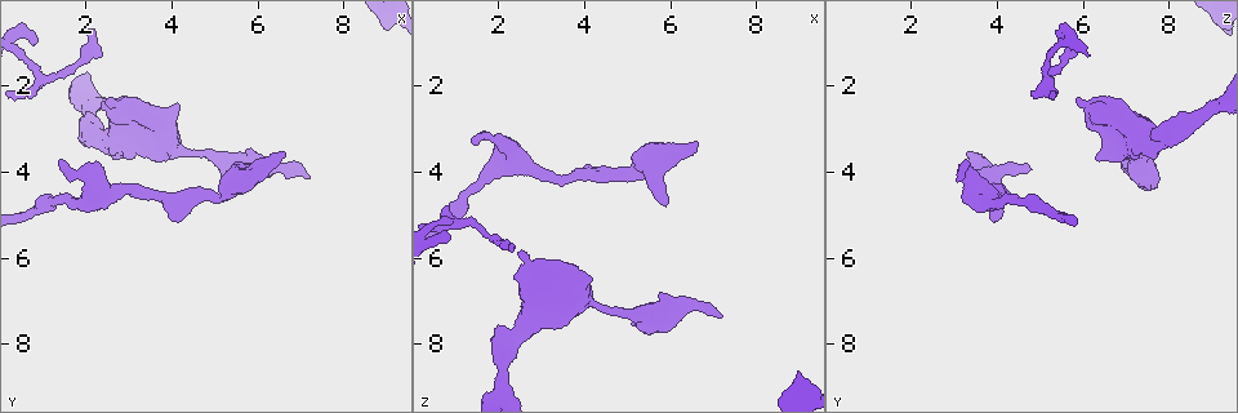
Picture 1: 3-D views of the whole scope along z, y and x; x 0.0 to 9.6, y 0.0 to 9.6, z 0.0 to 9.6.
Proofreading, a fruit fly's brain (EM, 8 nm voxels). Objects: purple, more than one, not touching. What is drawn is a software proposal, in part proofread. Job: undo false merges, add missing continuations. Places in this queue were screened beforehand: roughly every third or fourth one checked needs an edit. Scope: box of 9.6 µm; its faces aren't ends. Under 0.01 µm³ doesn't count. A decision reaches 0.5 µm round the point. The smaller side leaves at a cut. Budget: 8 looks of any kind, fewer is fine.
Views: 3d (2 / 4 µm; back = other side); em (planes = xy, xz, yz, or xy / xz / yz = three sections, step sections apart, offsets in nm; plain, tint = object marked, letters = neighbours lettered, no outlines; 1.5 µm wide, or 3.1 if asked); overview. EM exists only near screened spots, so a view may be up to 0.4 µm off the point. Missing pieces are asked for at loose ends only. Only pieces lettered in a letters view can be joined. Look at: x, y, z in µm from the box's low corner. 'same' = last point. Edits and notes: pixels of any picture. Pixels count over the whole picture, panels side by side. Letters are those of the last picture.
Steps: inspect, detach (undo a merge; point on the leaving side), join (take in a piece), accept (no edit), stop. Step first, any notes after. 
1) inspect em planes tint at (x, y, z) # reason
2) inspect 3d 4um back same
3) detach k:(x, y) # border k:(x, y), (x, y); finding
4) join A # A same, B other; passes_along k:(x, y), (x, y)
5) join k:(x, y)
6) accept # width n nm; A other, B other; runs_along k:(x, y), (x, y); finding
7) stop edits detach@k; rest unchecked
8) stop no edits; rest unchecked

inspect em planes tint at (5.95, 4.00, 4.75) # an open end

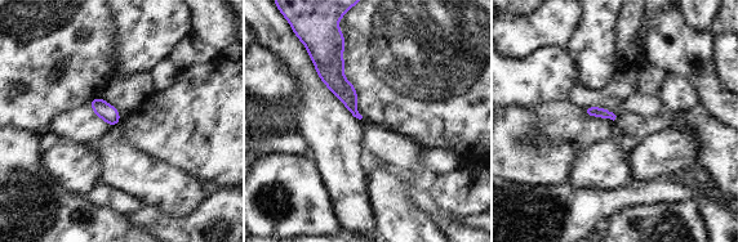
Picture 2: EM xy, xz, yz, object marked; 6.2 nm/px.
inspect em planes letters same

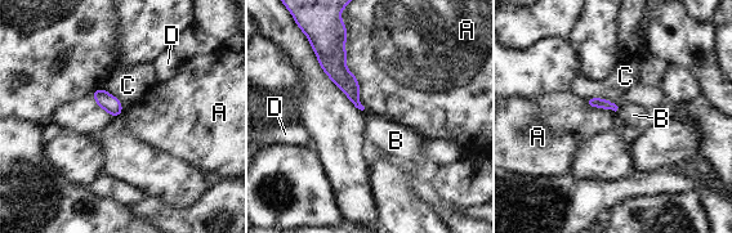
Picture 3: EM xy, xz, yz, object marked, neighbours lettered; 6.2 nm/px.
accept # A other, B other, C other, D other; border 3:(619, 107), (615, 111); no lettered piece goes on from it

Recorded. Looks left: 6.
inspect em planes letters at (2.05, 0.70, 5.80) # an open end

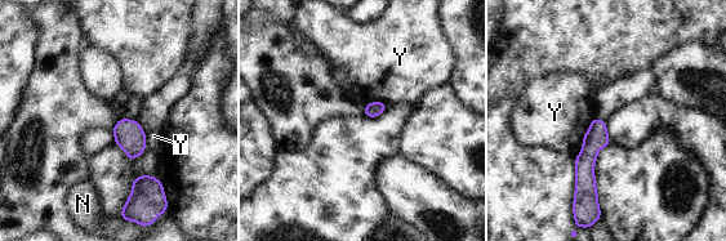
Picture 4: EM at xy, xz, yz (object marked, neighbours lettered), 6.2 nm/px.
accept # width 100 nm; N other, Y other; border 4:(388, 105), (369, 102), (364, 106); no lettered piece goes on from it

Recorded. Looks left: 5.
inspect 3d 2um at (0.70, 2.25, 4.90) # an open end

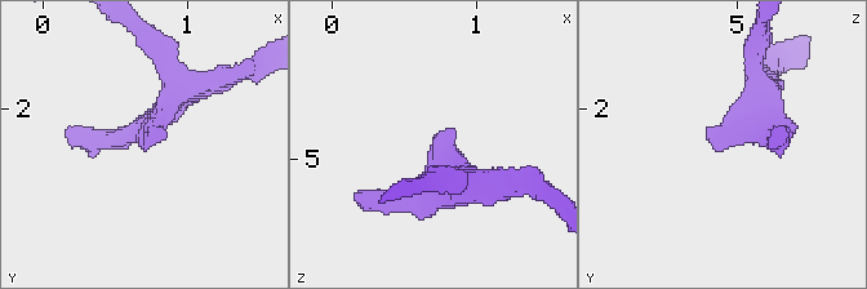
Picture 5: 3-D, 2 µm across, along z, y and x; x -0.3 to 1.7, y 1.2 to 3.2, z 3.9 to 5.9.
inspect em planes tint at (0.72, 2.28, 4.88) # now the EM

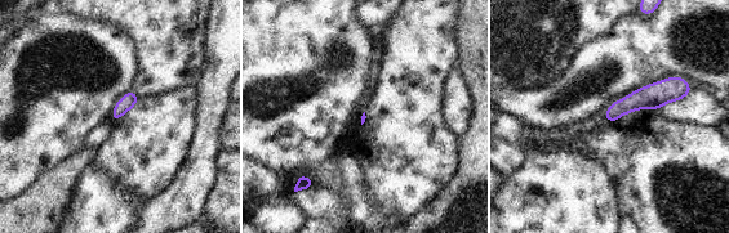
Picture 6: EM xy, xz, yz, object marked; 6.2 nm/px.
inspect em planes letters same # see the neighbours

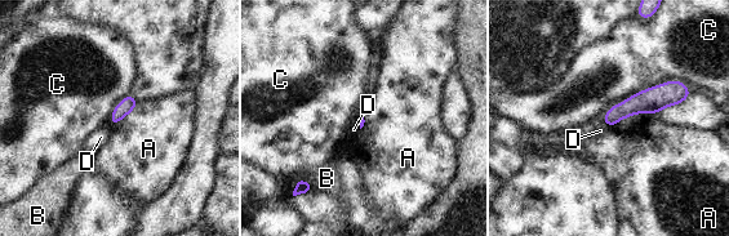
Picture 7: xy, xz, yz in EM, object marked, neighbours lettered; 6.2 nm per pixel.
accept # A other, B other, C other, D other; runs_along 7:(683, 93), (635, 103), (607, 120); none of them fits

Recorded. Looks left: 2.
stop no edits; rest unchecked

